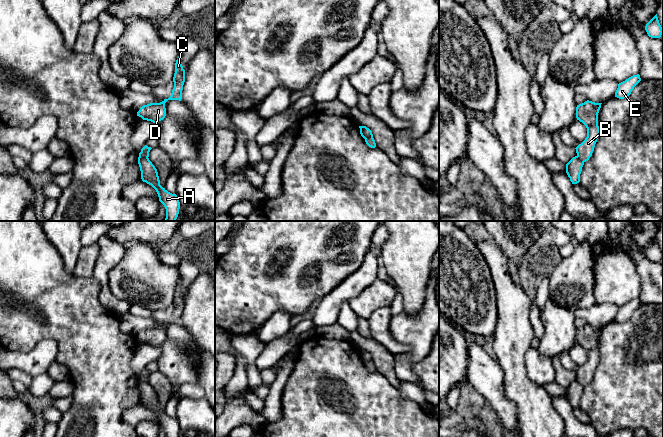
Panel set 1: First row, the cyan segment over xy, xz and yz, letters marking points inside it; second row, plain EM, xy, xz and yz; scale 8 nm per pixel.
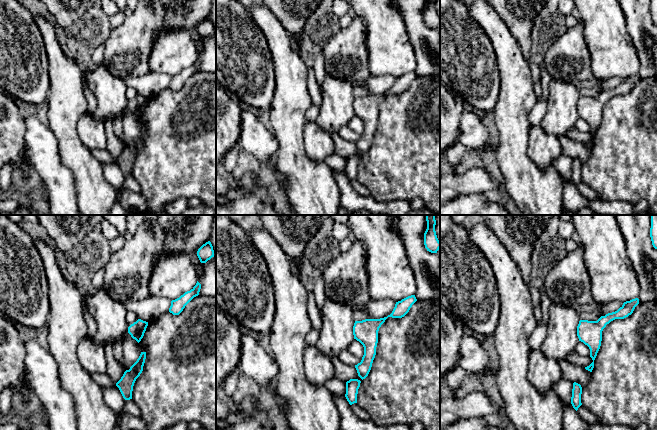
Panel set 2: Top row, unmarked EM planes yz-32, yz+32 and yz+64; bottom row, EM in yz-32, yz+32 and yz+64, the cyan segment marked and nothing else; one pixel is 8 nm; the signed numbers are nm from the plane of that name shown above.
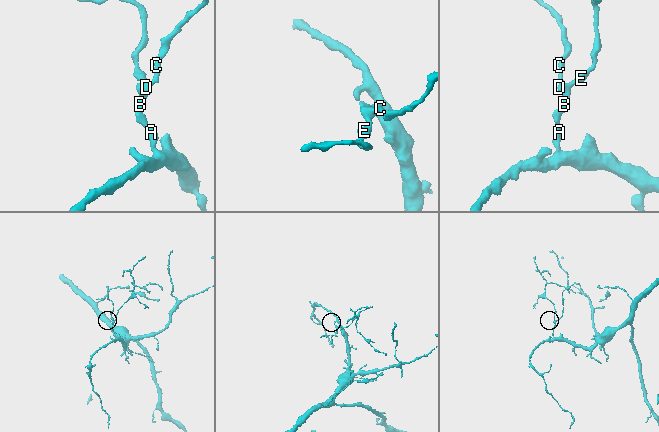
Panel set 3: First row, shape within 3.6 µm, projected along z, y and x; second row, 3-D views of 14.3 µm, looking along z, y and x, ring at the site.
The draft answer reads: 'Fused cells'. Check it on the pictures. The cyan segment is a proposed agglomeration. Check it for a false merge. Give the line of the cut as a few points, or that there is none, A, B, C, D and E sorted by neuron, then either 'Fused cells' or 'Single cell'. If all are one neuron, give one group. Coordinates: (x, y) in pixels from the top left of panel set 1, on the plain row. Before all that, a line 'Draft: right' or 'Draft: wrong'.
Draft: right
Split along xy (139, 378), (147, 382). Groups: A / B C D E. Fused cells

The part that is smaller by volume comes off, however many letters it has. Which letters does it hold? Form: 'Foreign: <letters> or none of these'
Foreign: B, C, D, E

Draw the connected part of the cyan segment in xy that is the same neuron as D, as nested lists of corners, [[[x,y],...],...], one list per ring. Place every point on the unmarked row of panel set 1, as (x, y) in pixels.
[[[180,278],[175,287],[175,297],[173,301],[174,312],[172,314],[171,320],[168,323],[164,323],[160,327],[150,327],[142,330],[137,336],[137,340],[141,341],[143,344],[158,347],[166,340],[165,327],[168,324],[181,325],[183,309],[185,306],[185,294],[181,288],[181,283],[182,279]]]

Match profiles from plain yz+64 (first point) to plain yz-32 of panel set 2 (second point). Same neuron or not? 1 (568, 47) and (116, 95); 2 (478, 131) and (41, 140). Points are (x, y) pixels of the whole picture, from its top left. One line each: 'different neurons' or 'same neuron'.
1: different neurons
2: same neuron

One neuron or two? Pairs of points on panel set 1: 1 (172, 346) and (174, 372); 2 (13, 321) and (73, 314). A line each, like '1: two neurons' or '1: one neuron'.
1: one neuron
2: one neuron

